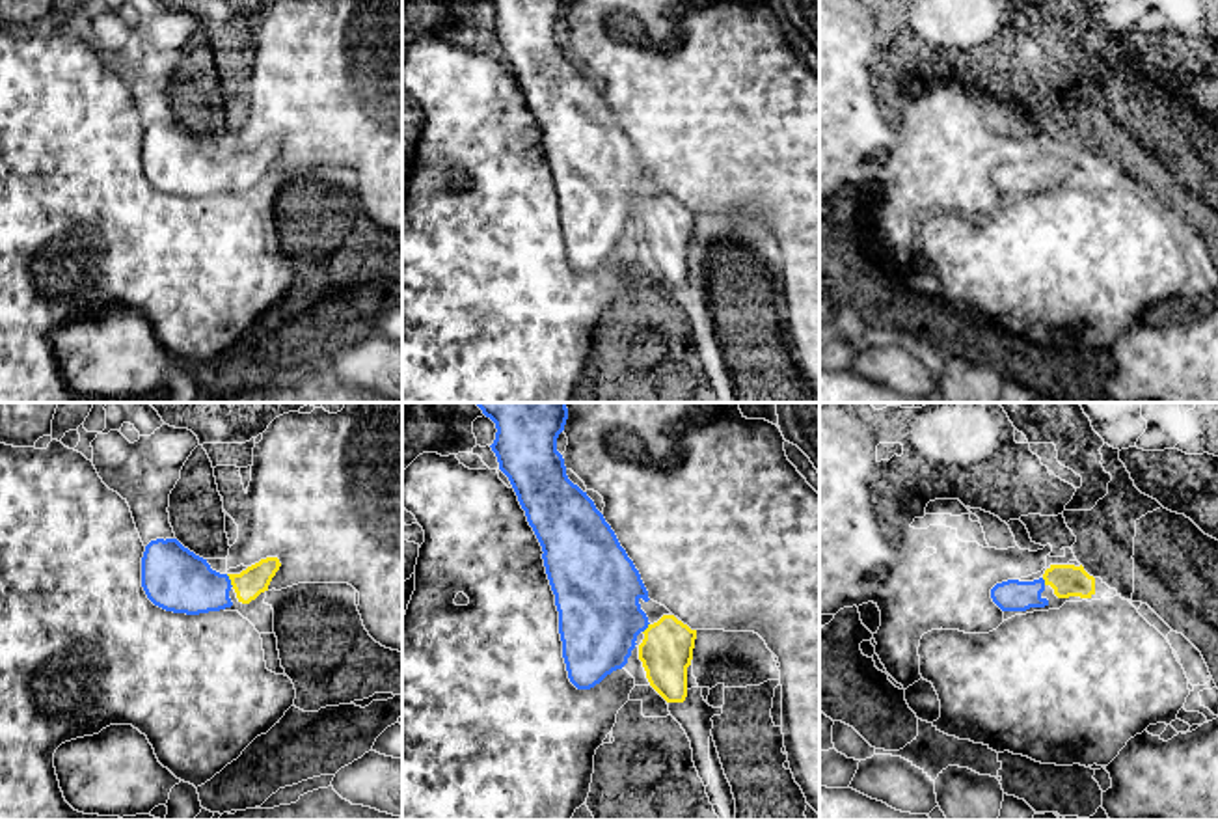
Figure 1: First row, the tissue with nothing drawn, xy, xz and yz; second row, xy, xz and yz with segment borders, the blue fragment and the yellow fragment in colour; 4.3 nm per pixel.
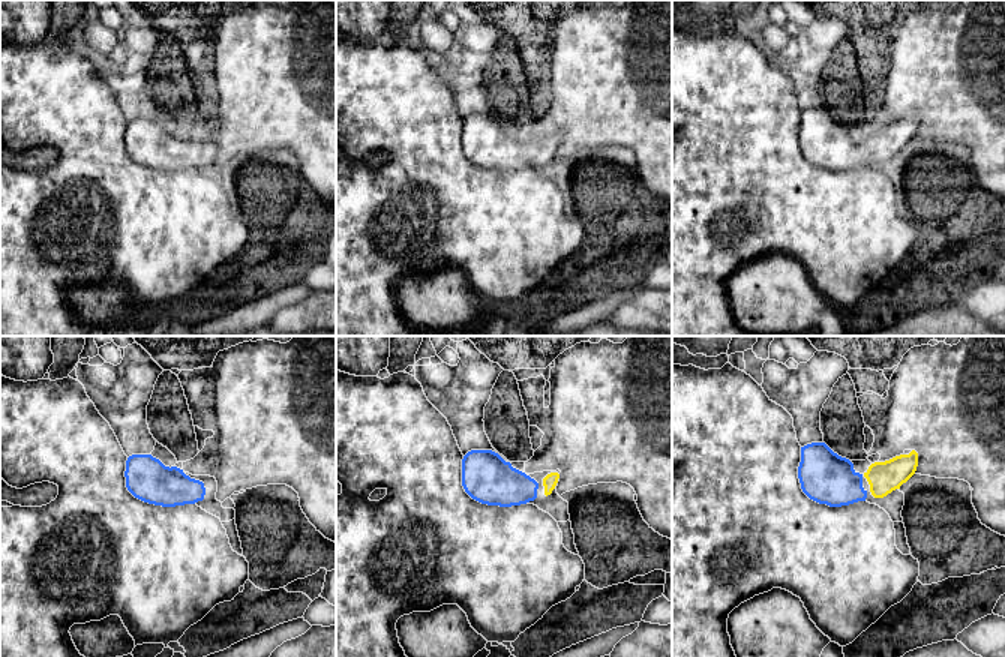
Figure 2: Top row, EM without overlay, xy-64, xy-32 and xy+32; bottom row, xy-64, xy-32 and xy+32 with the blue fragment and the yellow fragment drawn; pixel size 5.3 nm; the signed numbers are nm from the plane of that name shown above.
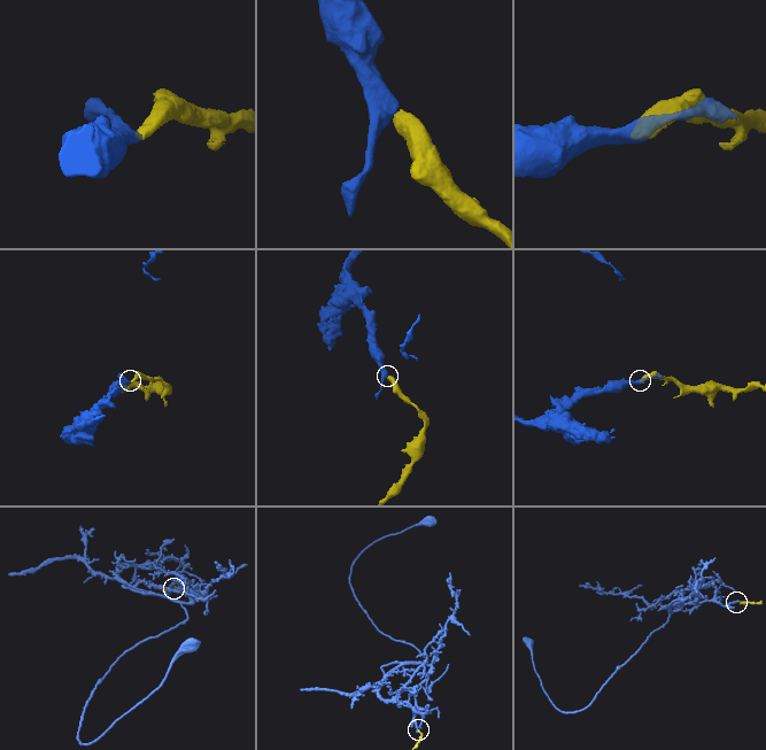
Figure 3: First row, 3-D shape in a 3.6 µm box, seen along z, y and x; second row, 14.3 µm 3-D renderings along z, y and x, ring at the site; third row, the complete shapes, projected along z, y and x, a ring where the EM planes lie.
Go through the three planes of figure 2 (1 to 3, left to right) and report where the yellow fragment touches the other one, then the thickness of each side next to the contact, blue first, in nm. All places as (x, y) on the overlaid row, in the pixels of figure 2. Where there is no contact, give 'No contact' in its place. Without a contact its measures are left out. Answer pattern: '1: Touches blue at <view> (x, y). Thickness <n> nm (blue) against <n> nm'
1: No contact
2: No contact
3: No contact

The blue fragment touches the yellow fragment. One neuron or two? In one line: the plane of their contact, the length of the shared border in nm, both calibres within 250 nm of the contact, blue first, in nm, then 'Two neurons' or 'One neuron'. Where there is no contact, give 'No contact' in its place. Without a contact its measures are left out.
Touches blue in xy. Shared border 70 nm. Thickness 280 nm (blue) against 120 nm. One neuron

